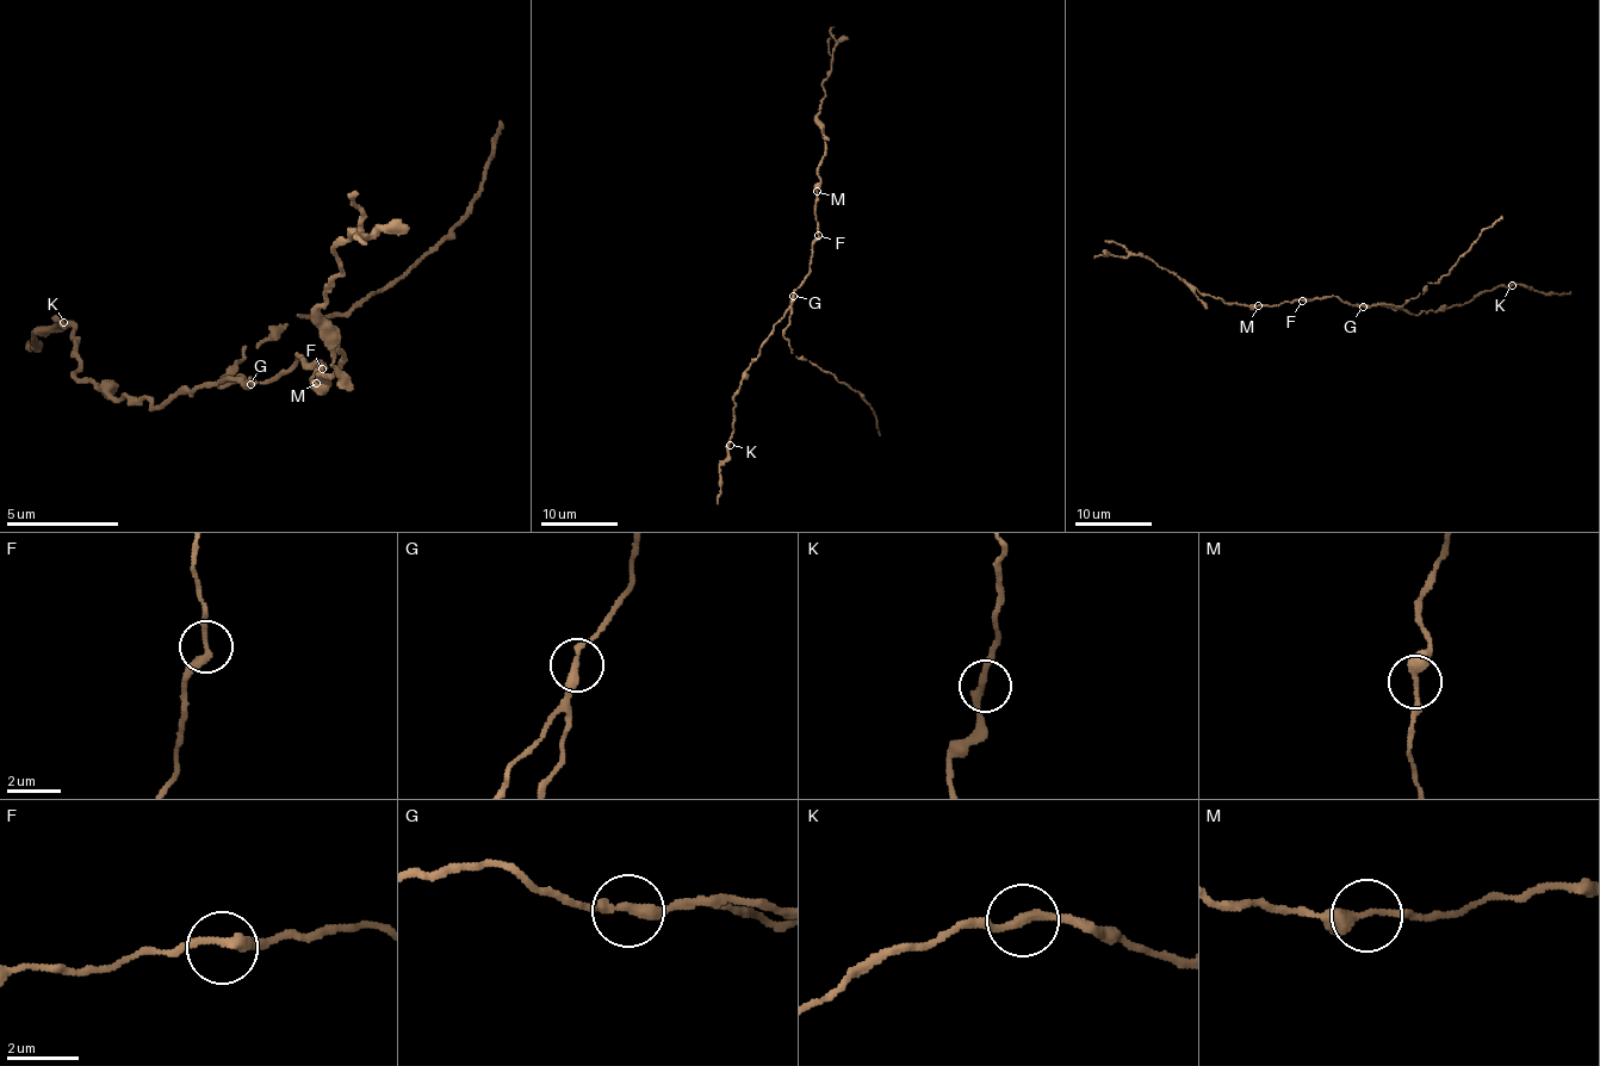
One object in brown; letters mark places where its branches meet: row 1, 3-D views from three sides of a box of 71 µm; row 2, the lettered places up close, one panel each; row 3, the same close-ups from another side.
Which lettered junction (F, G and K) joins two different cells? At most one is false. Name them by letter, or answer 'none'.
none

